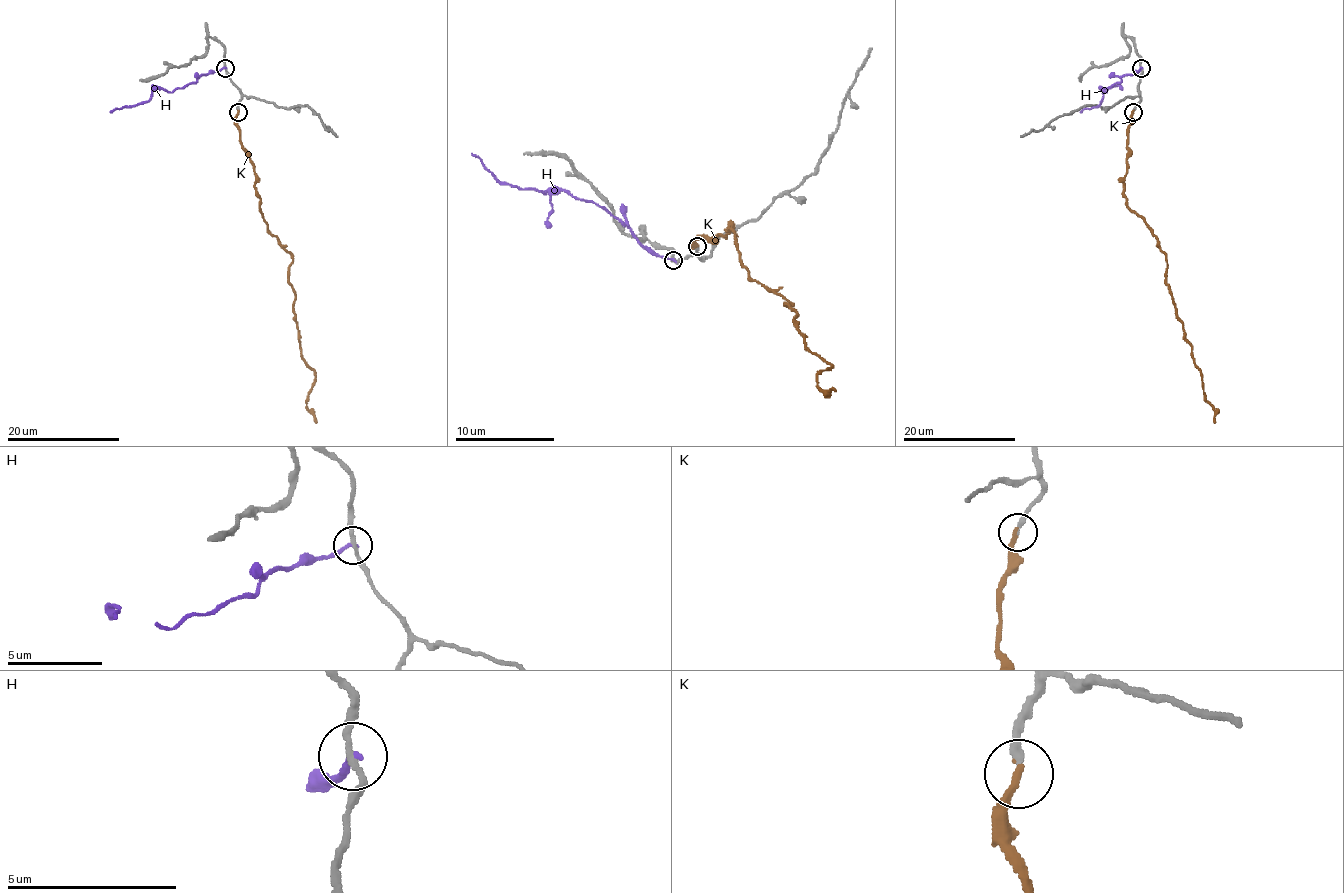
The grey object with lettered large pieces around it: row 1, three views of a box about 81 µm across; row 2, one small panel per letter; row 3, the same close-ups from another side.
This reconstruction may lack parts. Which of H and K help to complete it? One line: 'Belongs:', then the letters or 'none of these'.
Belongs: K

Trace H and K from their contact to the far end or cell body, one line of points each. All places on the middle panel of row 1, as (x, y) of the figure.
H: (674, 259), (652, 254), (632, 229), (597, 205), (575, 200), (563, 190), (538, 190), (501, 182), (471, 153)
K: (696, 247), (699, 237), (736, 234), (748, 276), (790, 304), (805, 348), (832, 368), (818, 385), (835, 388)

